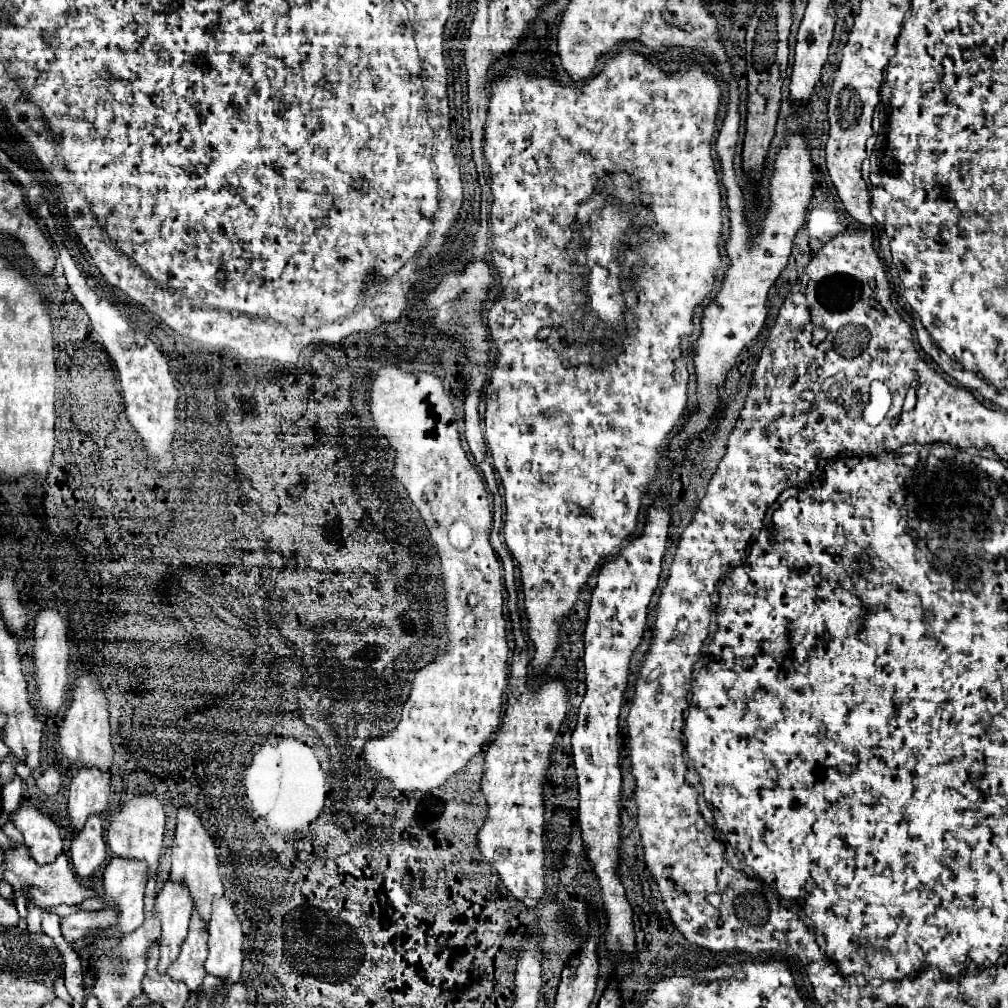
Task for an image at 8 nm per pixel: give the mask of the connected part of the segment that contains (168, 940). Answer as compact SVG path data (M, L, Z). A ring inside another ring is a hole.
M168 880L156 898L154 914L160 920L160 928L162 928L158 938L158 948L160 948L158 972L164 974L178 958L182 944L188 936L192 904L186 888L182 888L182 884L170 884Z

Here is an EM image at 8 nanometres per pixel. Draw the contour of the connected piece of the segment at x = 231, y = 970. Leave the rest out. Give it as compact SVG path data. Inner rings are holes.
M226 898L214 900L208 932L208 960L204 964L206 974L218 976L226 984L236 984L242 974L244 934L232 904Z

